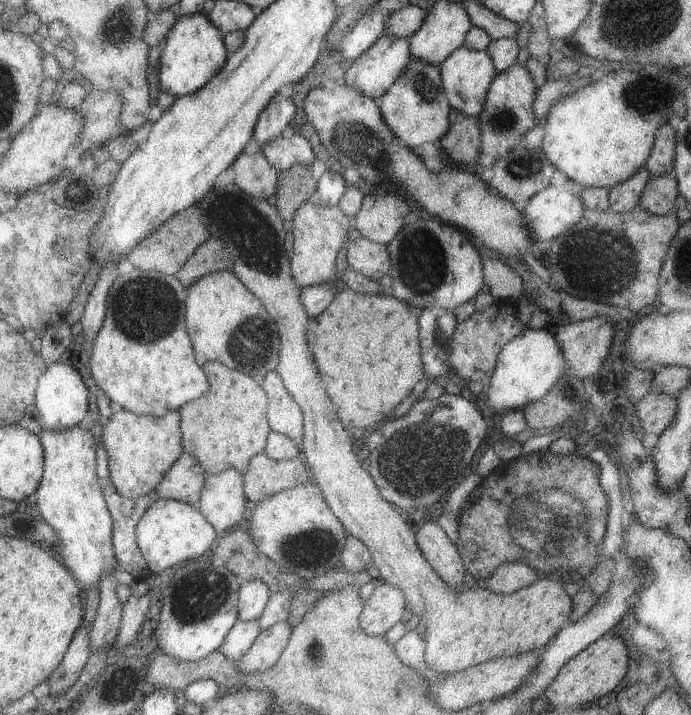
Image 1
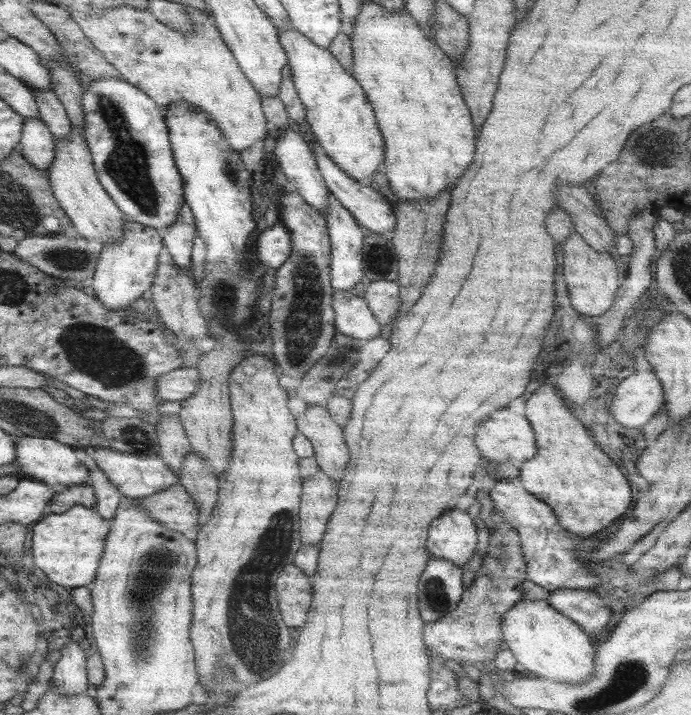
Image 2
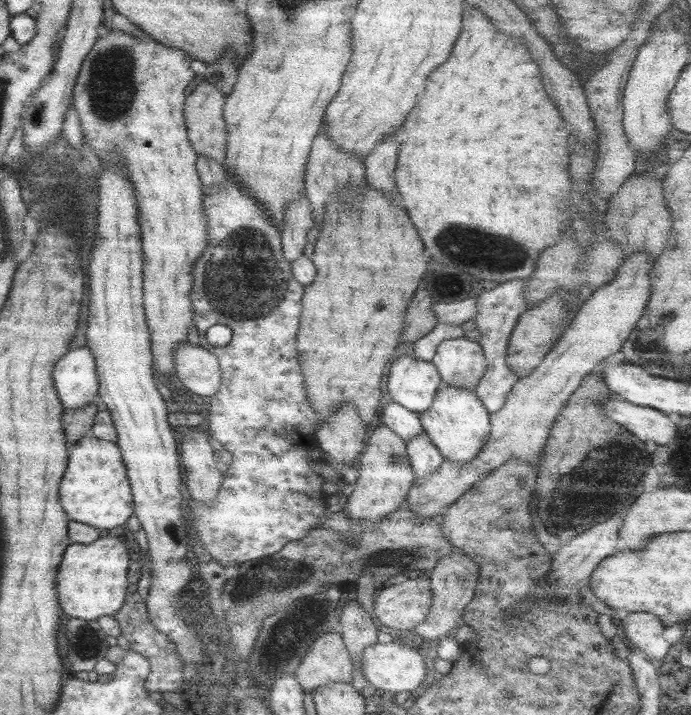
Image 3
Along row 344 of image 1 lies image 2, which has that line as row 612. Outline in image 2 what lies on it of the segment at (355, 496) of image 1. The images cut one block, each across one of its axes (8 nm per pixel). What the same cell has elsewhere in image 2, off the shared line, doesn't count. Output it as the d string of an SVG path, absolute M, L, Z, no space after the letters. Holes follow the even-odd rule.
M285 566L275 580L275 594L281 620L285 626L299 628L307 620L307 612L313 600L311 580L297 566Z

